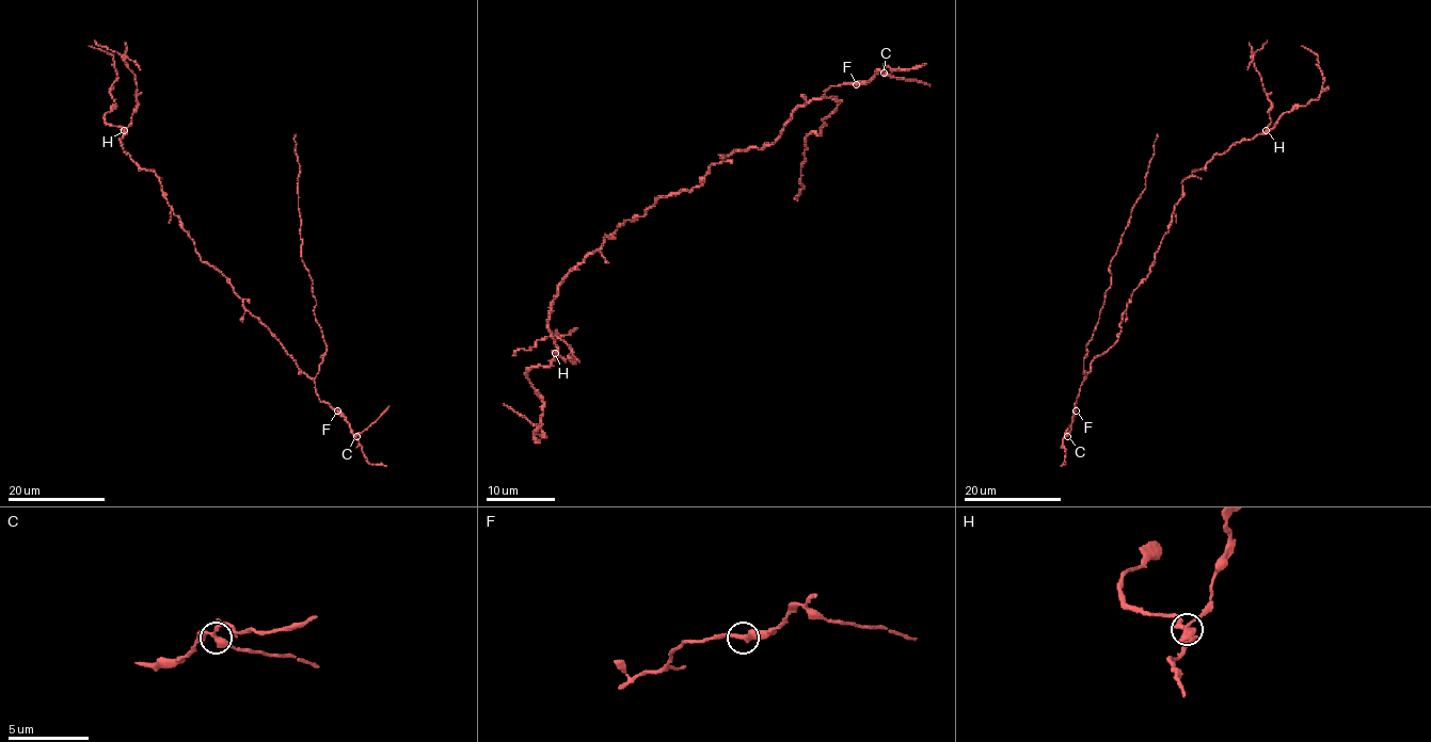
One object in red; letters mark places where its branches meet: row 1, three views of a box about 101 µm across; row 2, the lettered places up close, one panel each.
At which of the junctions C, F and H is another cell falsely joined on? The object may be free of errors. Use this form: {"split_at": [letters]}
{"split_at": ["H"]}

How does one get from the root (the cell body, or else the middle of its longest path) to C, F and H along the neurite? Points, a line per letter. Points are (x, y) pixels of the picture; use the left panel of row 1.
C: (232, 286), (243, 306), (268, 328), (298, 368), (314, 382), (319, 399), (335, 409), (356, 436)
F: (232, 286), (243, 306), (268, 328), (298, 368), (314, 382), (319, 399), (337, 410)
H: (232, 286), (201, 260), (163, 196), (160, 179), (154, 172), (142, 170), (124, 150), (120, 139), (125, 130)

